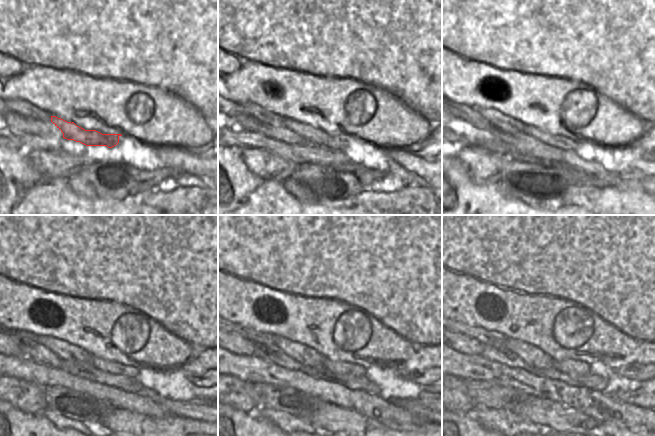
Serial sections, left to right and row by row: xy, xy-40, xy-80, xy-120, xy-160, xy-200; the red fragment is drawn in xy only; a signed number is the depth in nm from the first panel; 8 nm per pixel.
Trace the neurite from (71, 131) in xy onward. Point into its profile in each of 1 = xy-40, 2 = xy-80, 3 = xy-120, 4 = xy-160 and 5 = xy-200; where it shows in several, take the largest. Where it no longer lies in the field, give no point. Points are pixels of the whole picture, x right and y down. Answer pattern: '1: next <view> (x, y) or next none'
1: next xy-40 (317, 137)
2: next xy-80 (562, 142)
3: next xy-120 (111, 367)
4: next xy-160 (335, 368)
5: next xy-200 (569, 367)

